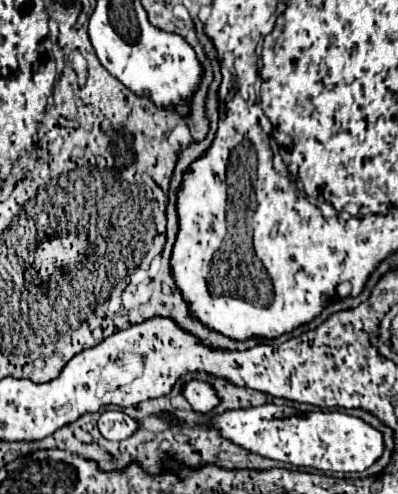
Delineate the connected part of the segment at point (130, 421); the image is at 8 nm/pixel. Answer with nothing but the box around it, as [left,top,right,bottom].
[98,411,138,441]

